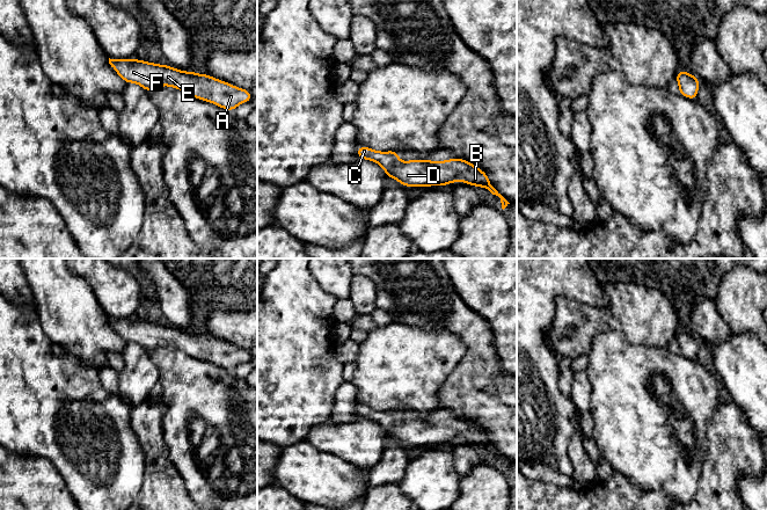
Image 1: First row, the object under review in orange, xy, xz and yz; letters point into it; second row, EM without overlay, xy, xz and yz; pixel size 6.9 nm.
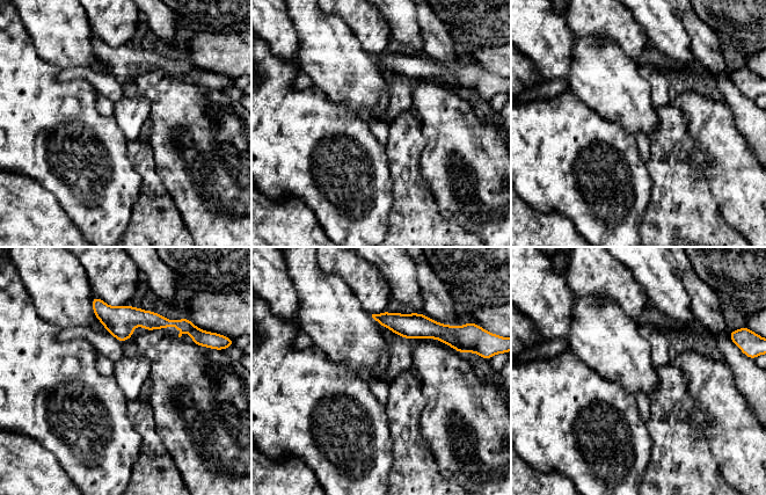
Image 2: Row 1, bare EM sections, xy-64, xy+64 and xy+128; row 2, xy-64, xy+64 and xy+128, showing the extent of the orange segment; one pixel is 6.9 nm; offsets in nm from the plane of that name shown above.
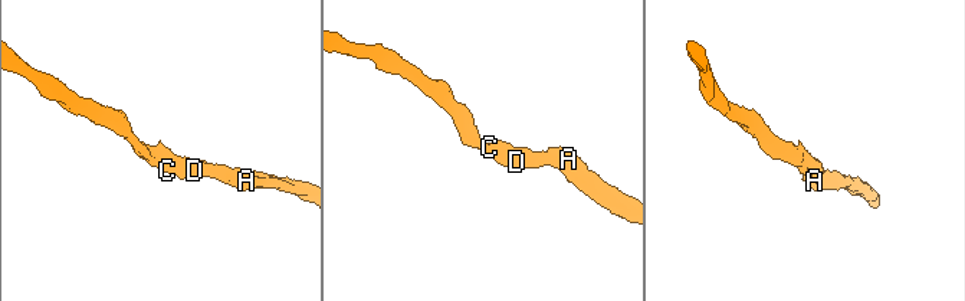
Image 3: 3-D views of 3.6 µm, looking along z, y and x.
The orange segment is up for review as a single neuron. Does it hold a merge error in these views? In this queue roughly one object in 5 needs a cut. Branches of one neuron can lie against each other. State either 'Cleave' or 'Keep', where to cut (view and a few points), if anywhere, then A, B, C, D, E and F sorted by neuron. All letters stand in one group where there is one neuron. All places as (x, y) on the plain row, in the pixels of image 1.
Keep. No split. Groups: A B C D E F

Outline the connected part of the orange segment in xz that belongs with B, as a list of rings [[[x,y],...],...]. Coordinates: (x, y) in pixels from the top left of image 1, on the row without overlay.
[[[367,406],[357,407],[357,415],[361,420],[371,420],[382,427],[387,437],[392,437],[401,445],[415,446],[444,446],[452,442],[465,442],[469,445],[488,449],[501,458],[504,469],[510,462],[491,445],[489,436],[475,424],[458,417],[444,421],[423,421],[412,418],[400,421],[399,410],[380,411]]]

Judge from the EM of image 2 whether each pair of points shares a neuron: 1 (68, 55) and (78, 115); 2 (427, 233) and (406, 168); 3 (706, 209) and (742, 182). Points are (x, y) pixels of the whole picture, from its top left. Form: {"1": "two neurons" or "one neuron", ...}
{"1": "two neurons", "2": "one neuron", "3": "two neurons"}

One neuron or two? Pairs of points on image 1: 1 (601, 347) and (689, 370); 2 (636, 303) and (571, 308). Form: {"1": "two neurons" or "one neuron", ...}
{"1": "one neuron", "2": "one neuron"}

